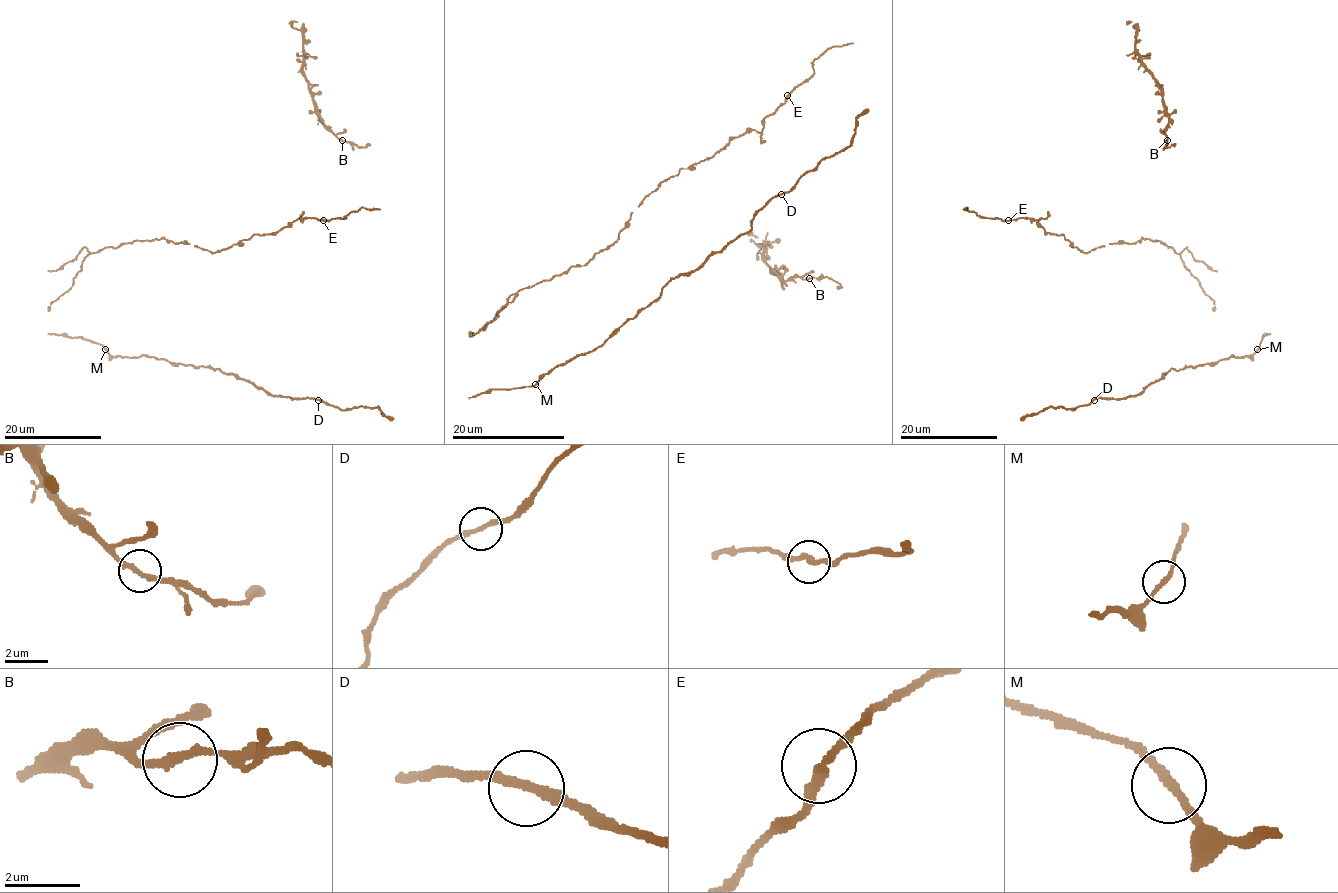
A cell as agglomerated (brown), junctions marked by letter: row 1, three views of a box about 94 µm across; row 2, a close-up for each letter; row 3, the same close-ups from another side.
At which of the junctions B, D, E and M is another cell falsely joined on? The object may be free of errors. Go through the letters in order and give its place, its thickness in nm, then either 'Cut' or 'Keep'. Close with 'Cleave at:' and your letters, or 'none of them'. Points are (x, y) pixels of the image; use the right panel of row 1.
B: Place: (1167, 140). Thickness 220 nm. Keep
D: Place: (1094, 400). Thickness 240 nm. Keep
E: Place: (1008, 220). Thickness 240 nm. Keep
M: Place: (1257, 349). Thickness 200 nm. Keep
Cleave at: none of them

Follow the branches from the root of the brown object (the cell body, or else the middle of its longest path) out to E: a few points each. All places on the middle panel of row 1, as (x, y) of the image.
E: (525, 288), (584, 266), (618, 238), (631, 214), (663, 181), (712, 158), (733, 138), (760, 132), (787, 96)

